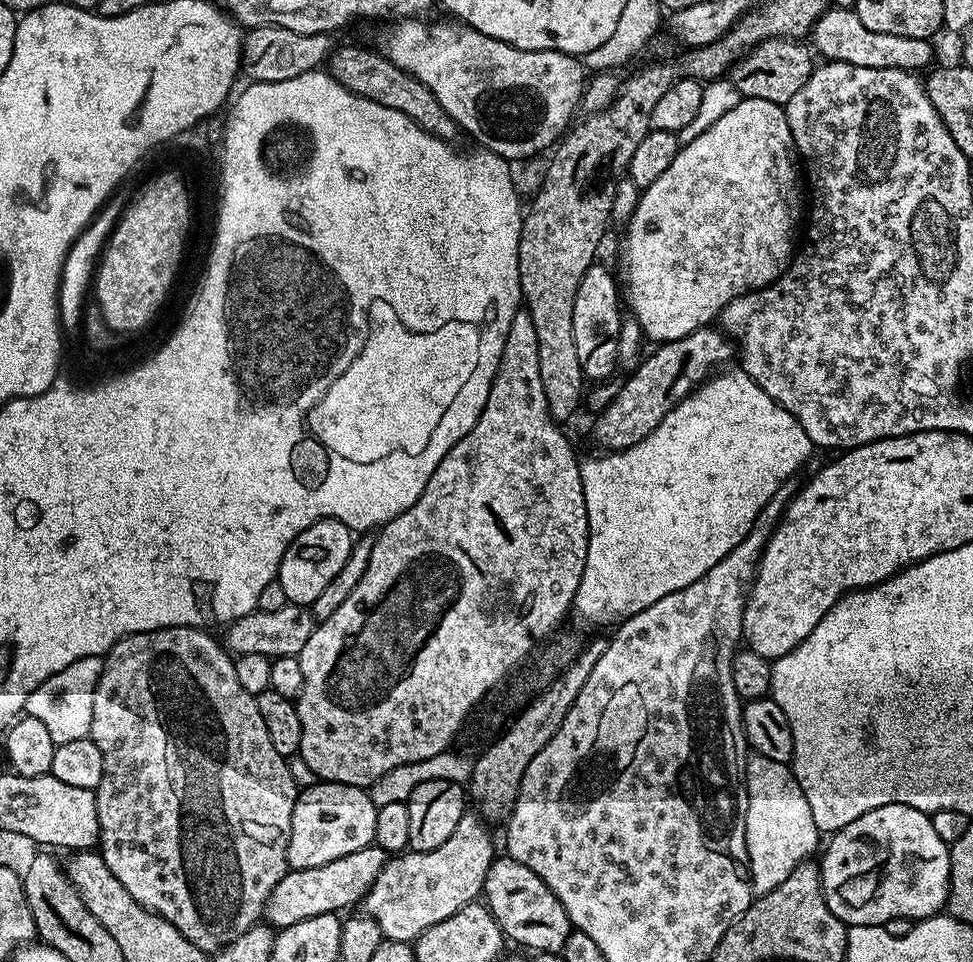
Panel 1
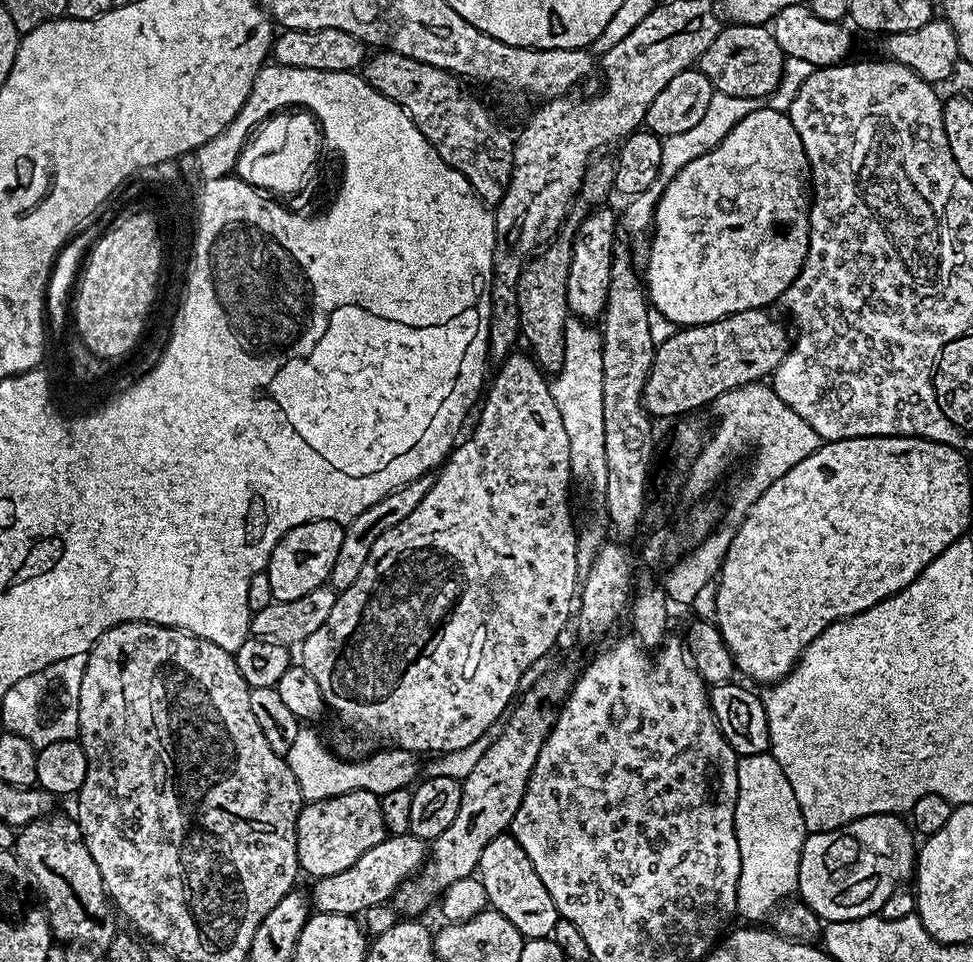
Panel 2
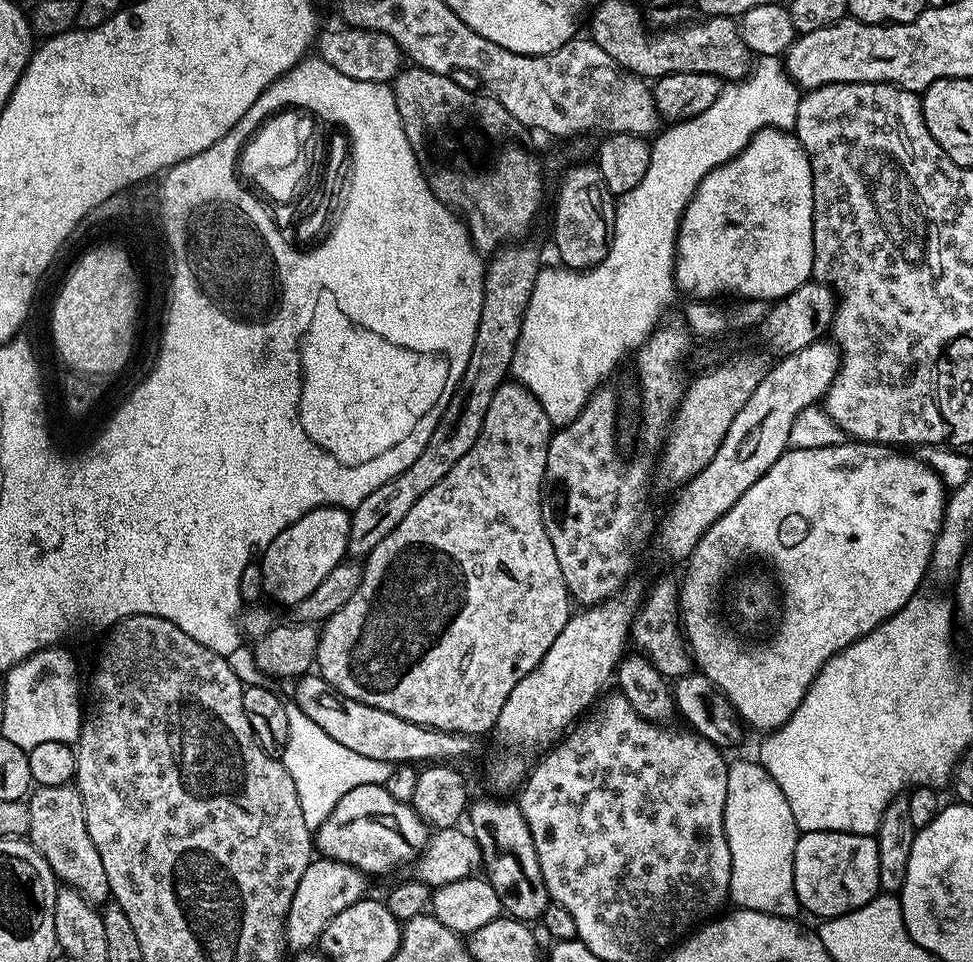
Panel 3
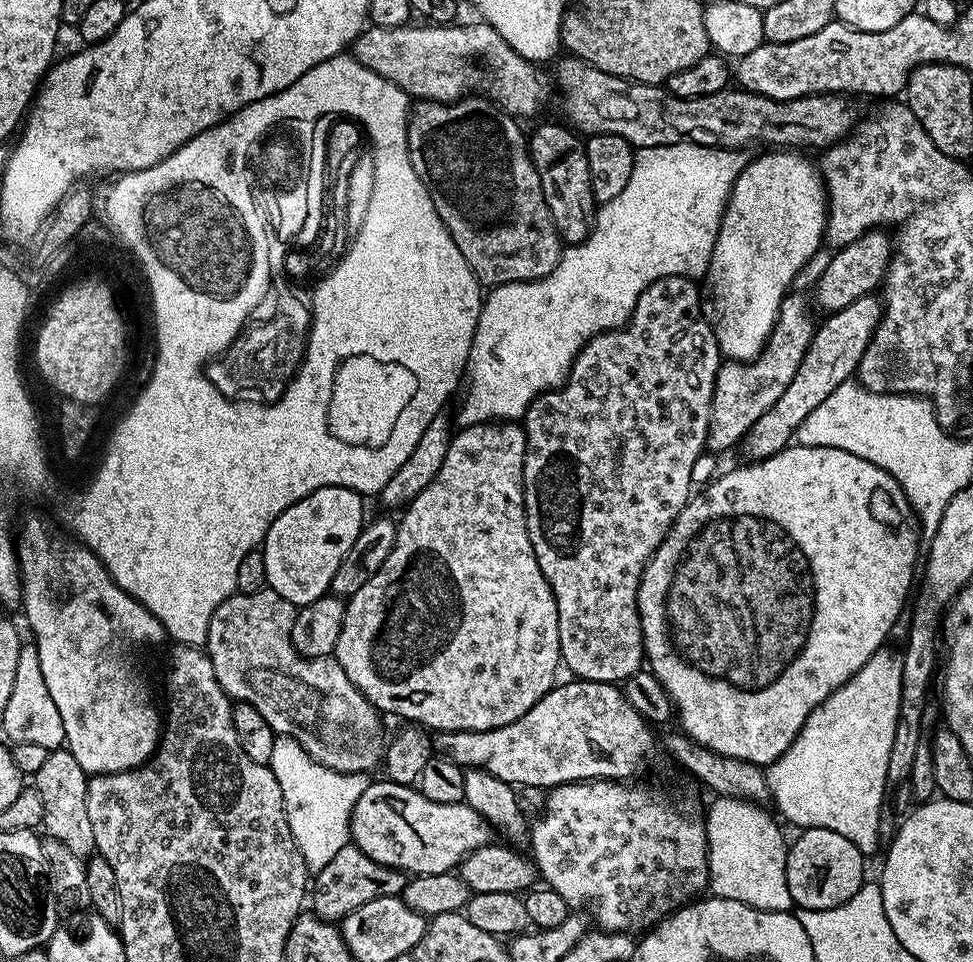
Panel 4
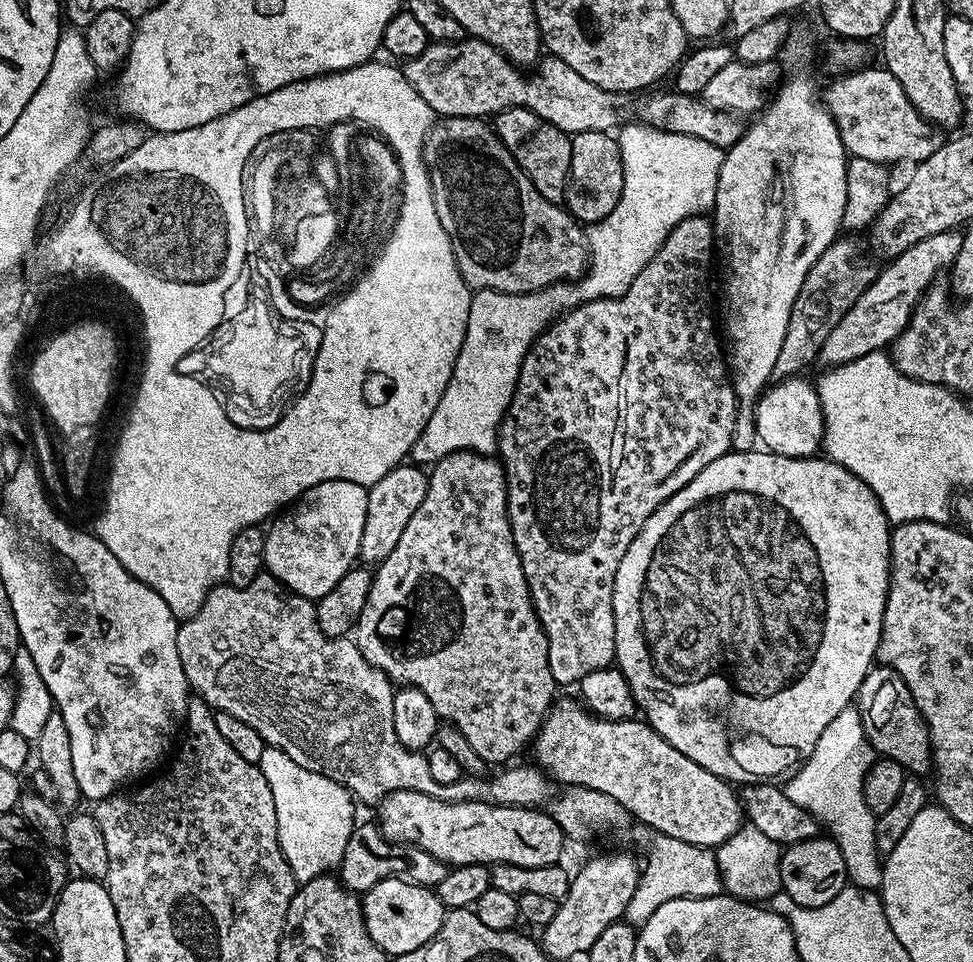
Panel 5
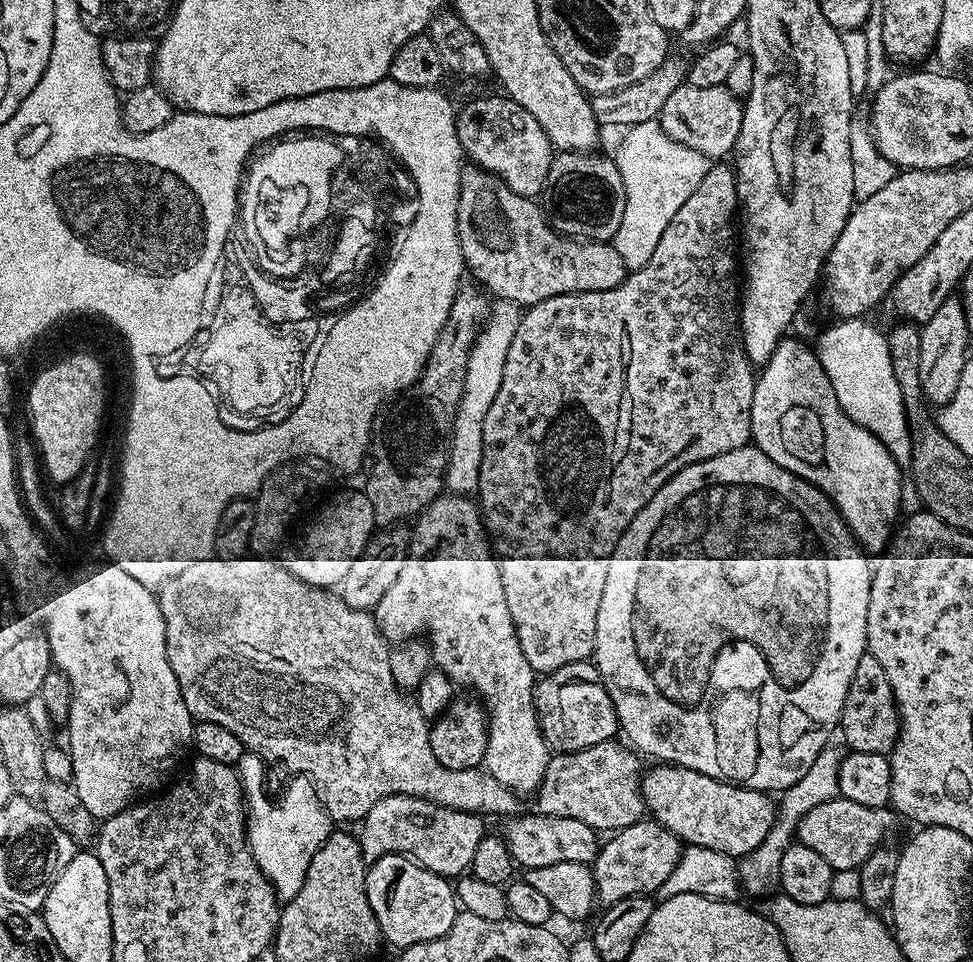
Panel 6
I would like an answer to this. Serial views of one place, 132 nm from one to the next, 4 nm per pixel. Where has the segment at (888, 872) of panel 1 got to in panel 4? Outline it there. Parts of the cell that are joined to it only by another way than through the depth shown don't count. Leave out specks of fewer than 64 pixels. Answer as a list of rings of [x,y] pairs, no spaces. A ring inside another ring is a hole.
[[[805,828],[799,835],[800,837],[796,841],[791,841],[786,858],[786,882],[790,886],[790,898],[793,905],[796,908],[808,908],[813,912],[814,910],[837,908],[842,906],[842,902],[854,898],[854,894],[858,894],[860,887],[866,883],[865,853],[860,852],[858,846],[854,846],[854,842],[848,841],[842,834],[838,834],[834,830]]]

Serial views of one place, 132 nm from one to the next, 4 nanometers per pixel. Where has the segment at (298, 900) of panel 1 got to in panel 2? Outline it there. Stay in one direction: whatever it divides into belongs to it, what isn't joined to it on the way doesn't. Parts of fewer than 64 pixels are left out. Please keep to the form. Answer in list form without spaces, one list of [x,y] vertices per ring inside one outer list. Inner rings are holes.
[[[403,832],[397,836],[385,835],[378,846],[370,846],[354,866],[346,866],[338,874],[319,877],[310,888],[310,900],[315,911],[326,914],[346,914],[359,917],[370,906],[389,903],[396,892],[406,881],[412,879],[428,858],[430,848],[422,838],[413,836],[411,832]]]

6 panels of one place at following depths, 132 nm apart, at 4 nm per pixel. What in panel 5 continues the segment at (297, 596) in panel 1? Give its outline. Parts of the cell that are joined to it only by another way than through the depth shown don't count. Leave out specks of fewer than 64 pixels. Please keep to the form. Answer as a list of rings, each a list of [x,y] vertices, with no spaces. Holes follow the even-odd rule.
[[[327,480],[318,486],[314,486],[310,490],[306,490],[301,494],[299,500],[295,501],[287,510],[281,511],[279,515],[271,521],[272,529],[269,527],[264,534],[264,567],[267,575],[273,576],[279,580],[285,588],[292,592],[297,592],[300,596],[305,596],[307,600],[313,602],[321,600],[326,594],[330,594],[330,590],[334,590],[334,586],[338,586],[338,582],[344,575],[351,570],[357,563],[360,555],[360,547],[362,546],[362,529],[366,527],[366,502],[368,501],[368,489],[363,488],[358,482],[346,482],[345,480]]]

